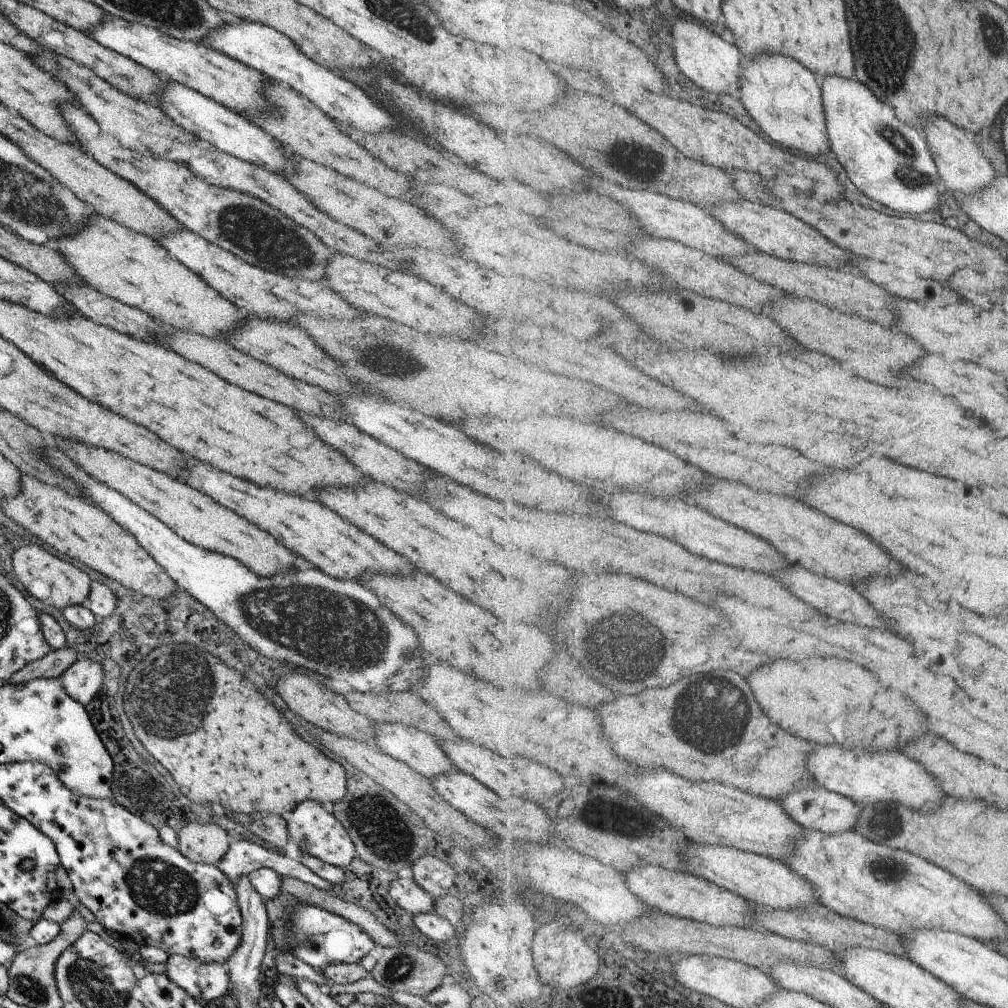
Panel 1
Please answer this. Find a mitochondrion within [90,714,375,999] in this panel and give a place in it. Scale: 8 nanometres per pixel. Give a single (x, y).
(162, 890)

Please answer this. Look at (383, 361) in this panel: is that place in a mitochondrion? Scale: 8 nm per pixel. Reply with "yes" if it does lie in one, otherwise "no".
yes

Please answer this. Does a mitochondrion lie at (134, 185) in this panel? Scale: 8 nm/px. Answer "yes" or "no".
no

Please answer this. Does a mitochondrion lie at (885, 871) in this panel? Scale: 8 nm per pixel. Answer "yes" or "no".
yes

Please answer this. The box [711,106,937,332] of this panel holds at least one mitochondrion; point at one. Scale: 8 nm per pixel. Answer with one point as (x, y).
(884, 130)

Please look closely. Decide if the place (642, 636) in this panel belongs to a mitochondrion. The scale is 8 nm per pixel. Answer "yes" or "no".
yes

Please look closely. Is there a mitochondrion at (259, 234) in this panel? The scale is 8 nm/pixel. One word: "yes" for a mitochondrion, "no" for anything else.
yes

